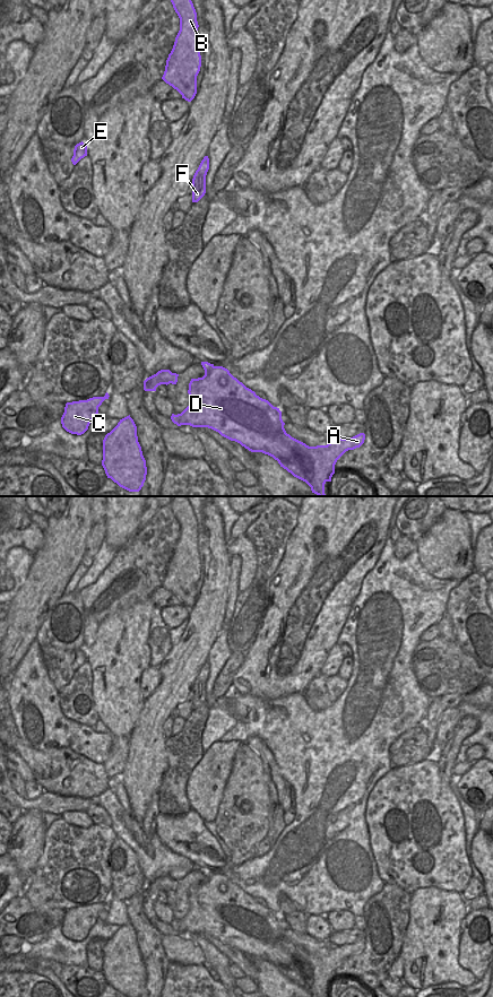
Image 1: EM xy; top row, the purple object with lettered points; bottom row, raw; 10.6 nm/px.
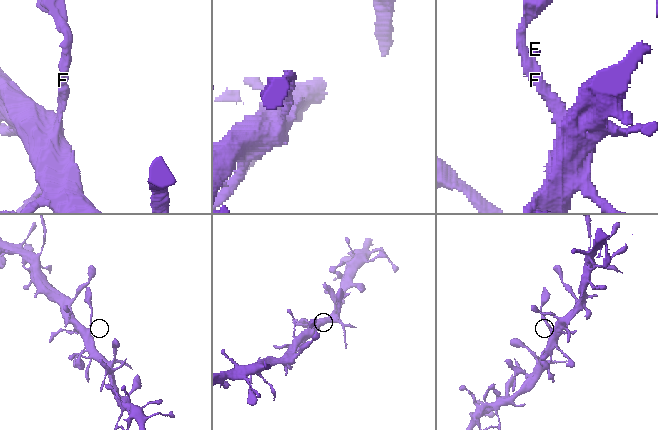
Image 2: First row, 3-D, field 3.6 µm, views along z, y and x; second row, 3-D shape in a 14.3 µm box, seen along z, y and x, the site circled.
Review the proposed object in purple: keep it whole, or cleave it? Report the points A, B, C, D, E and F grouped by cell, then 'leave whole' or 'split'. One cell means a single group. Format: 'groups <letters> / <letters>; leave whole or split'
groups A B C D E F; leave whole

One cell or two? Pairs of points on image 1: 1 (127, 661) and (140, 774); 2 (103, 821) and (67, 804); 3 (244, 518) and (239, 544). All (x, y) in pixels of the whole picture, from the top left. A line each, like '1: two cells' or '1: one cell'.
1: two cells
2: two cells
3: two cells

